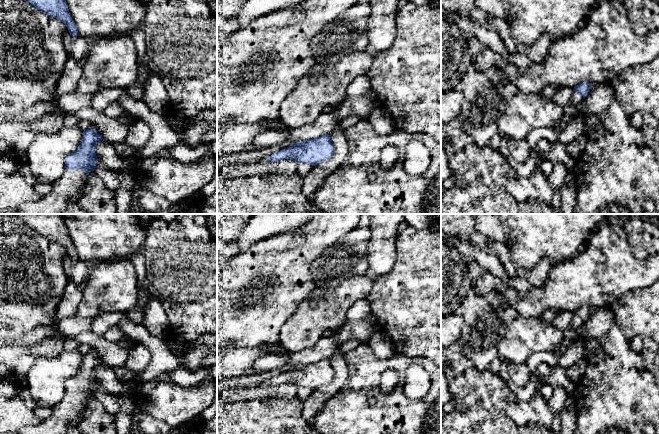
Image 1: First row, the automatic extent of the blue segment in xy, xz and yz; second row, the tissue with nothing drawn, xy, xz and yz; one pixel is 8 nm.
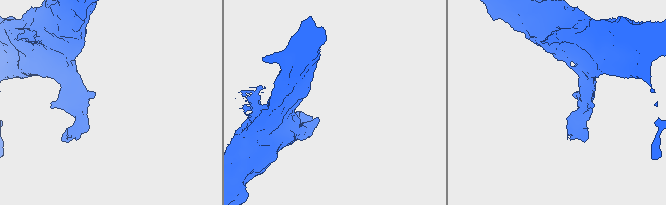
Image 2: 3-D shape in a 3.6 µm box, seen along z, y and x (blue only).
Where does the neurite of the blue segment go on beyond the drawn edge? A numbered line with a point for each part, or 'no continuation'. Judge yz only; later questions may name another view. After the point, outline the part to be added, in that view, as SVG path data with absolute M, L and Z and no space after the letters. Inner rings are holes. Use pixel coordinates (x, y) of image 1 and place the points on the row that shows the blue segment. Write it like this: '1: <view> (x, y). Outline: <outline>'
1: yz (575, 99). Outline: M574 91L574 93L573 93L572 96L571 96L571 99L570 99L569 104L577 105L577 104L579 104L581 101L583 101L583 100L584 100L584 98L581 97L577 92Z

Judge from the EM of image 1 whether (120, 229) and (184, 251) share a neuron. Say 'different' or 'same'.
different

